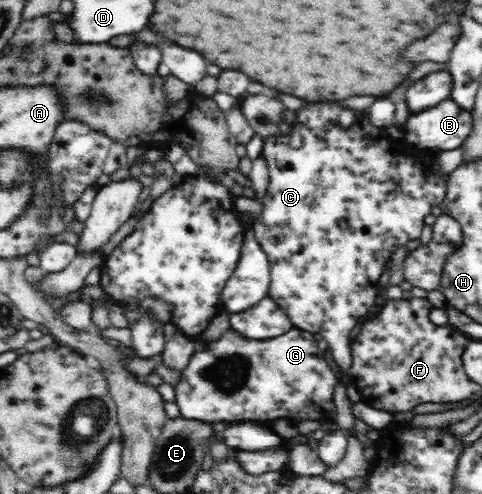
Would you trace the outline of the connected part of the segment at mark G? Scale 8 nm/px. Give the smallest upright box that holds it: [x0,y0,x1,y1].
[175,327,337,424]

